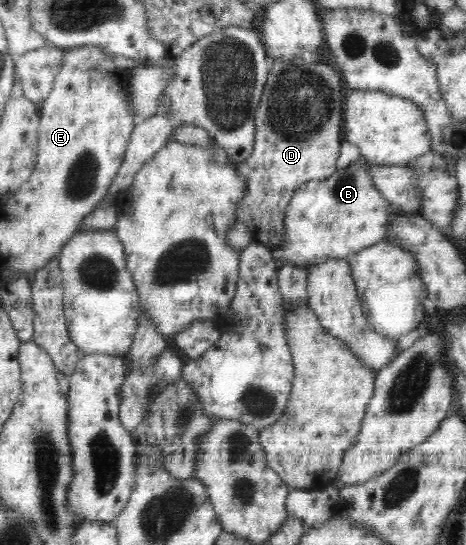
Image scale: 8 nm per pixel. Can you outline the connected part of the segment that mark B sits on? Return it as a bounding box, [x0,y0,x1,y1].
[272,156,397,267]

